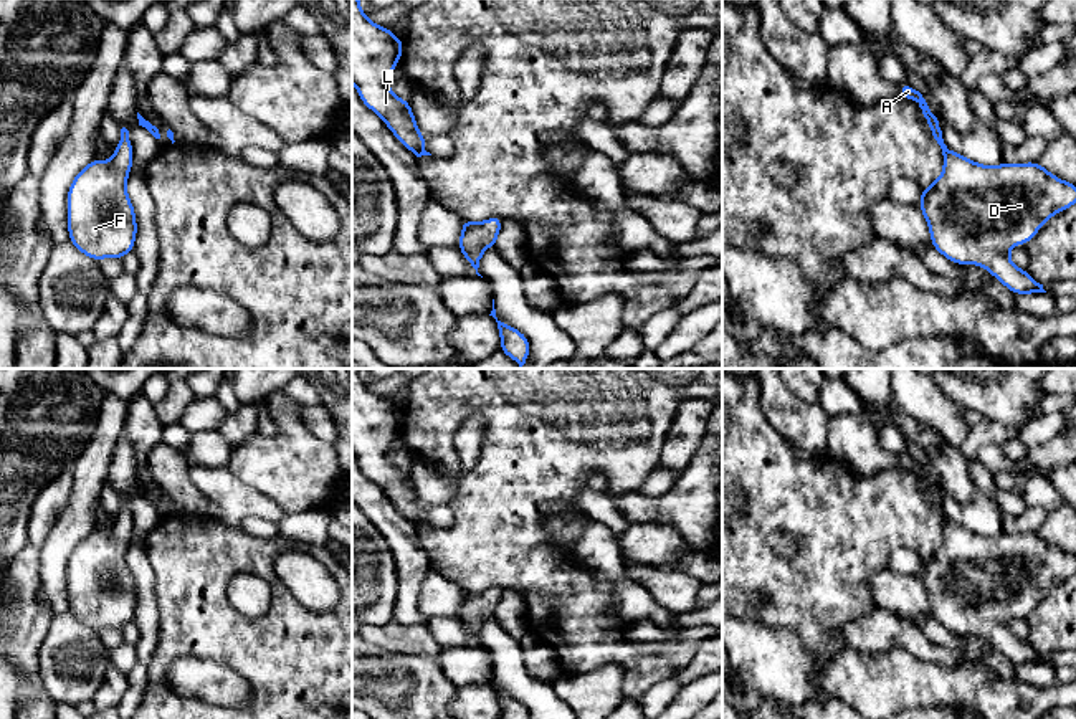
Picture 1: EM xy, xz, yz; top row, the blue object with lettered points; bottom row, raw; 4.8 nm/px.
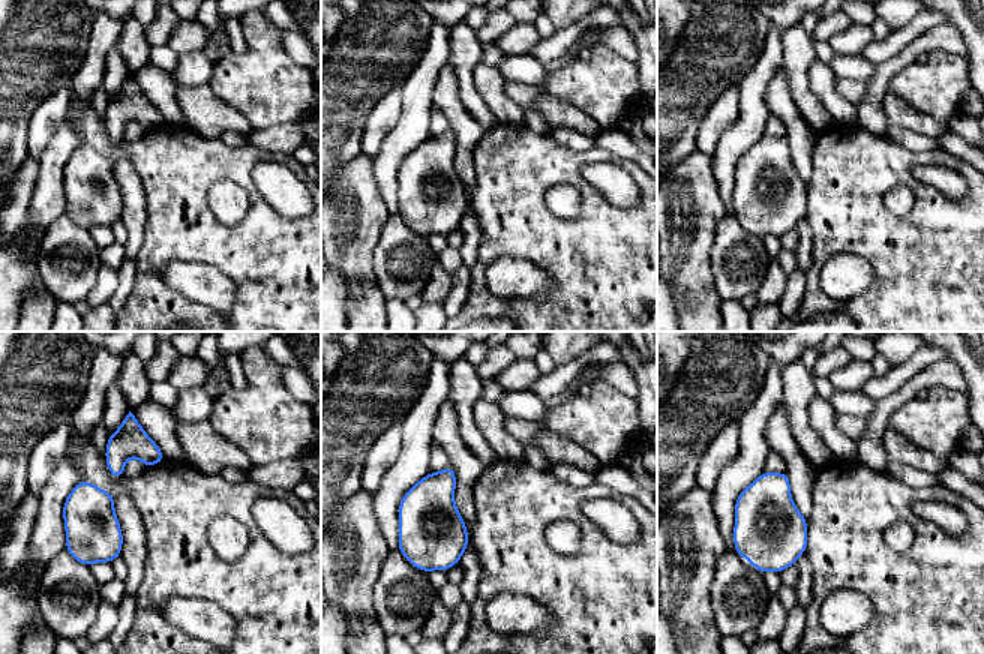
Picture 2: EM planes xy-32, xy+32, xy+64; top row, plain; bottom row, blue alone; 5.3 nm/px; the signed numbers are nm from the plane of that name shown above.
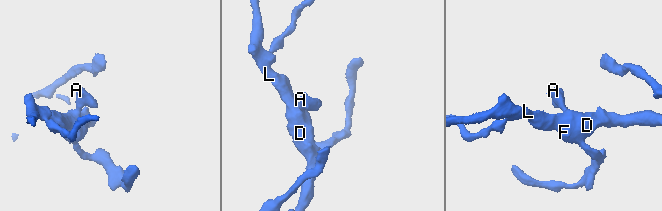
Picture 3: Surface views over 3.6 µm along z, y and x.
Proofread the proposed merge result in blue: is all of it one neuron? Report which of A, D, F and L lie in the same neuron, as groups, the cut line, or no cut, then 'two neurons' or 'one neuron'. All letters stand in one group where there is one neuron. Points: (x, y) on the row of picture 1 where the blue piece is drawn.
A D F L | no cut | one neuron

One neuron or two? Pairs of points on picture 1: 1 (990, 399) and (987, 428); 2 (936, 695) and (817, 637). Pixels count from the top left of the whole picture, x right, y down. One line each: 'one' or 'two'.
1: two
2: two

